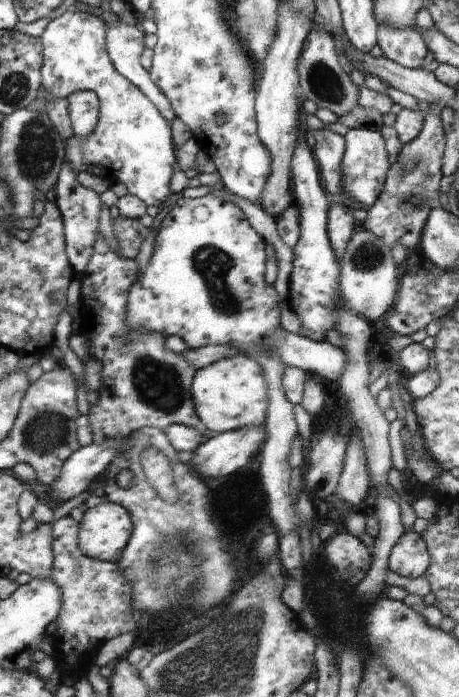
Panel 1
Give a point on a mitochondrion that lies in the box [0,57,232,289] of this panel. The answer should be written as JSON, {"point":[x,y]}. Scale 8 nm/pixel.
{"point":[36,149]}

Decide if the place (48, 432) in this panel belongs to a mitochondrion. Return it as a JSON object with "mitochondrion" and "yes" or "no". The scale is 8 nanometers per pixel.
{"mitochondrion":"yes"}

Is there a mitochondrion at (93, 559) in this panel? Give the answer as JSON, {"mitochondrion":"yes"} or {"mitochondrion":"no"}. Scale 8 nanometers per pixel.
{"mitochondrion":"no"}

